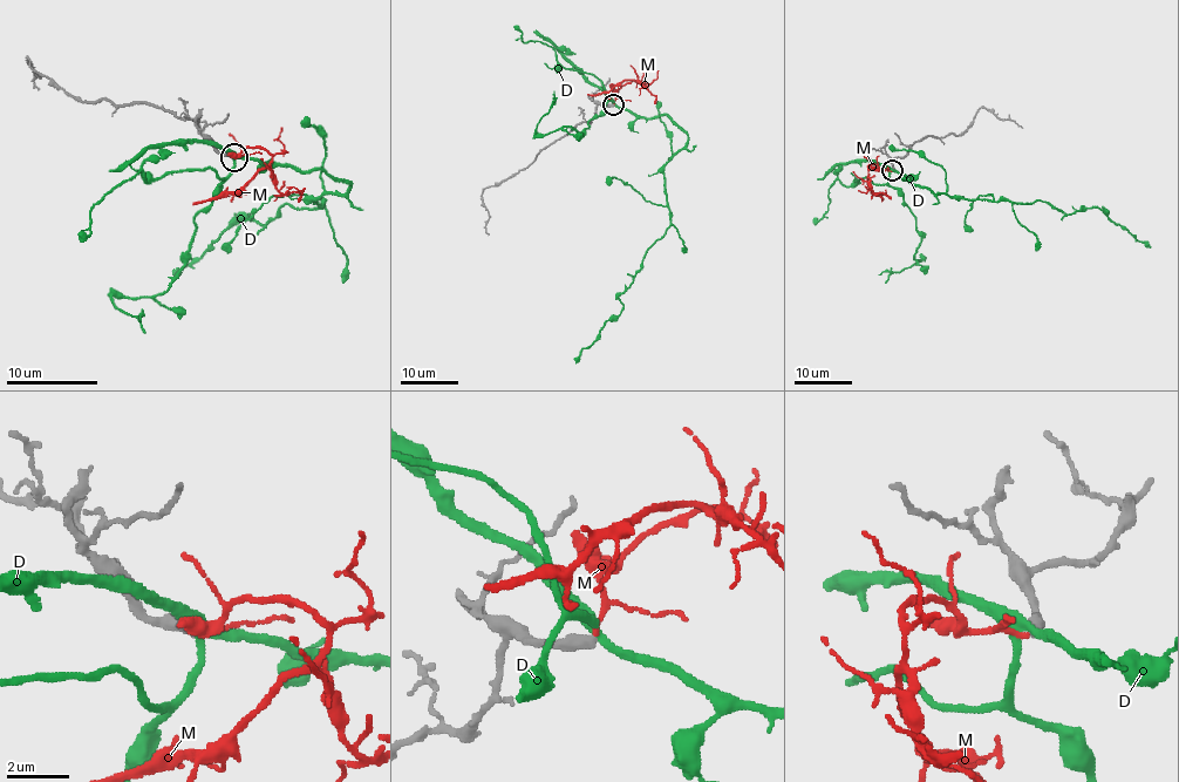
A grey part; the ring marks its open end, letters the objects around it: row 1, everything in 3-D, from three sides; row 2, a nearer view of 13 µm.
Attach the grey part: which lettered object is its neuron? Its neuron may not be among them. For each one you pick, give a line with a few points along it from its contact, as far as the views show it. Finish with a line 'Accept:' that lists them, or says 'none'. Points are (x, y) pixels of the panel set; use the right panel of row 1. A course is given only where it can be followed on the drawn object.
Accept: none

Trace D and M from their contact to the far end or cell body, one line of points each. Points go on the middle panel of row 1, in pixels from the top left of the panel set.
D: (614, 104), (645, 117), (666, 115), (688, 142), (663, 171), (669, 228), (618, 297), (622, 311), (576, 364)
M: (614, 104), (615, 94), (624, 86), (636, 81), (621, 81), (608, 92), (587, 94)

